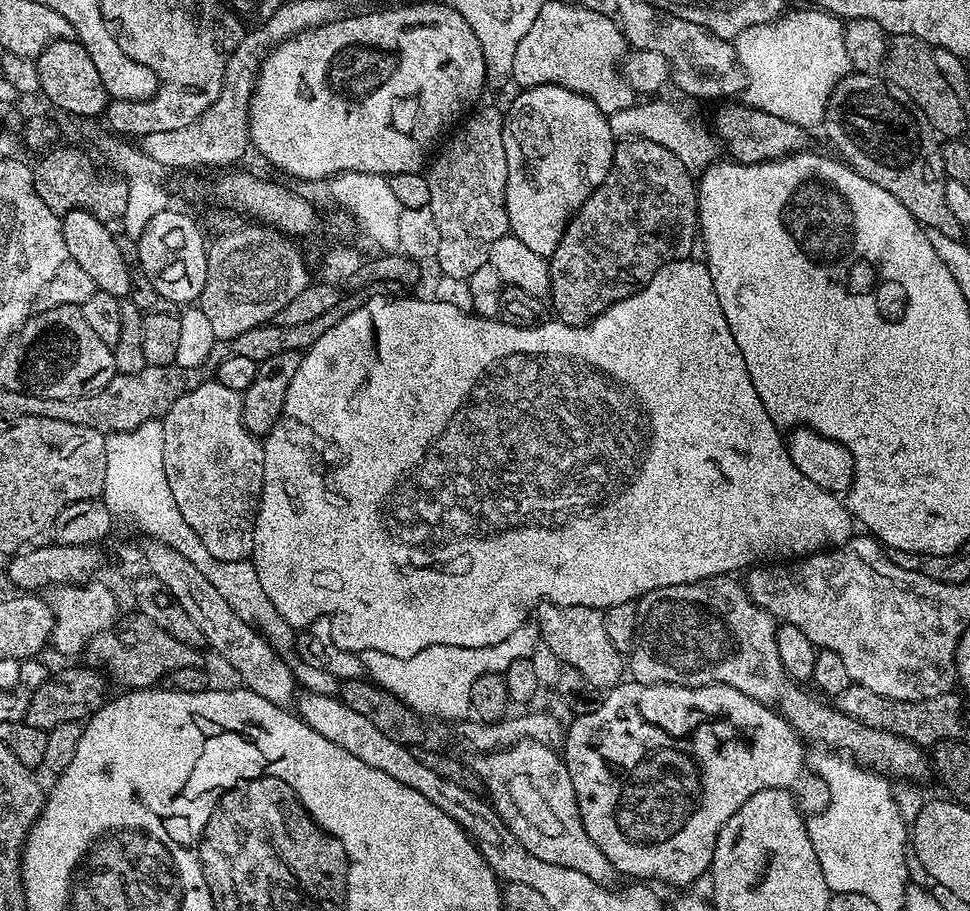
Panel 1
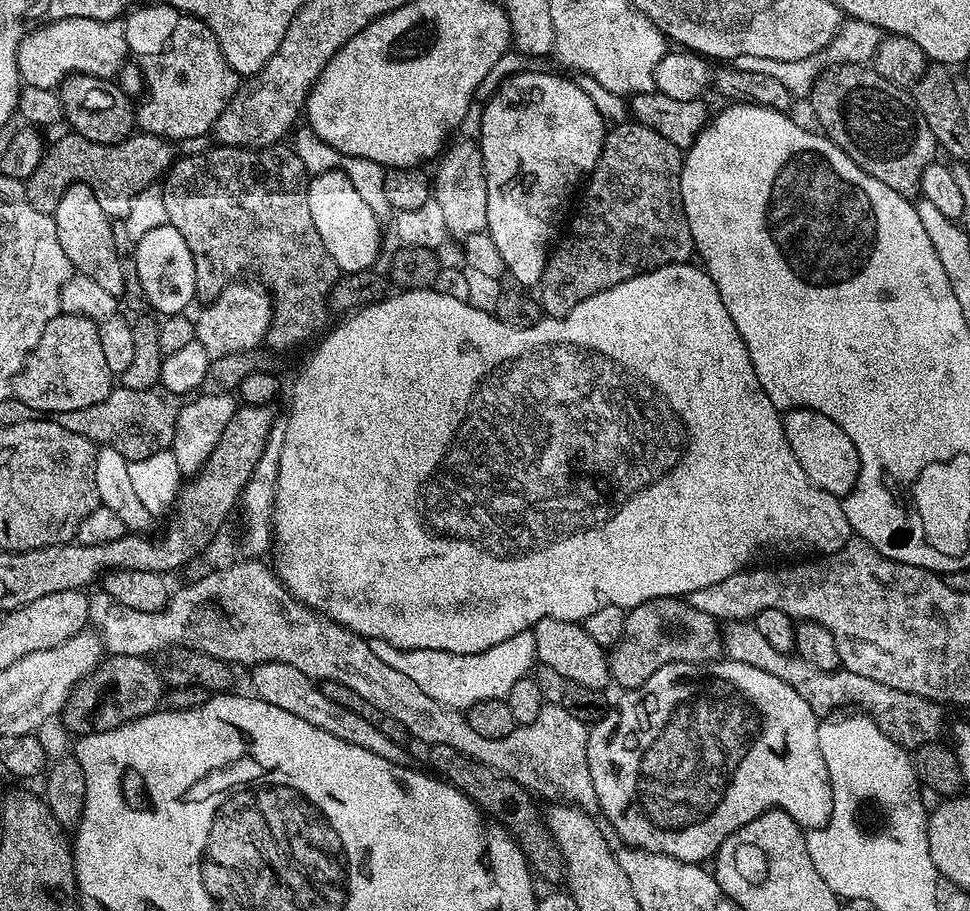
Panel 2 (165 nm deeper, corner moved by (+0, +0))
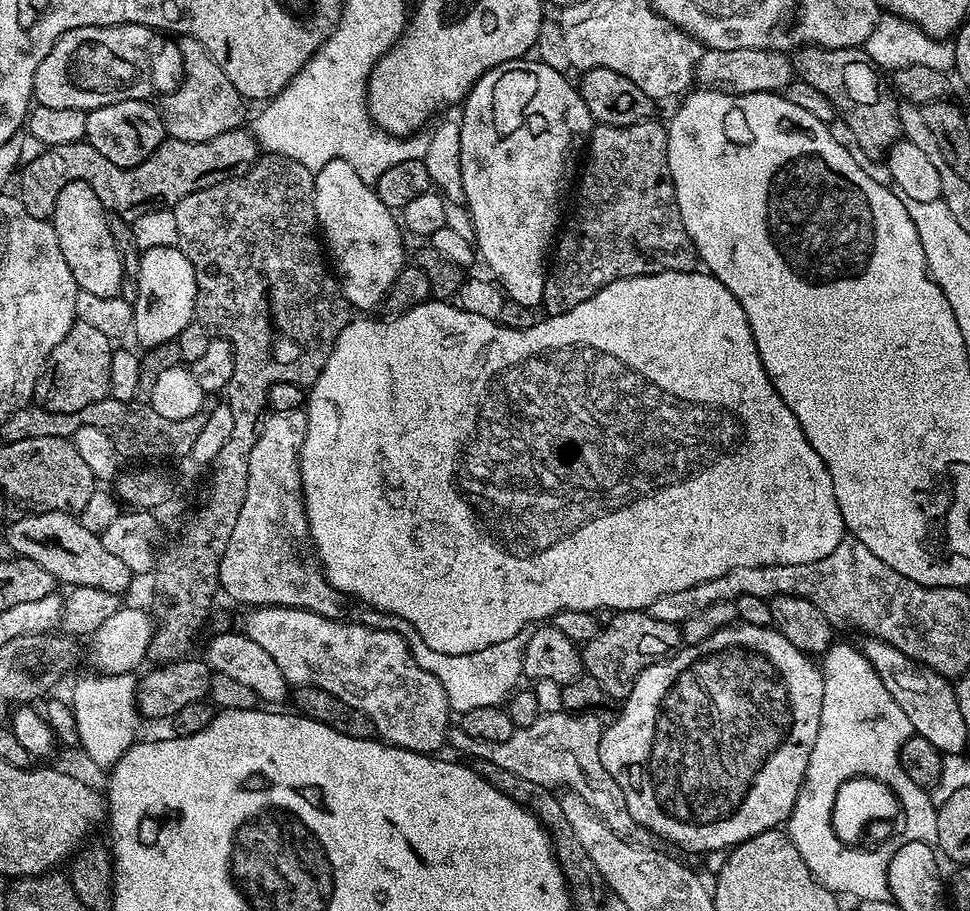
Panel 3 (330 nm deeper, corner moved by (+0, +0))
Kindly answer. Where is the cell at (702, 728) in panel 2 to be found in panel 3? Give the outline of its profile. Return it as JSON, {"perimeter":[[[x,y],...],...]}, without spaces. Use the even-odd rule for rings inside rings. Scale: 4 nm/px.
{"perimeter":[[[737,622],[731,628],[710,634],[710,638],[702,642],[681,647],[676,655],[669,656],[662,663],[650,666],[642,670],[642,674],[638,674],[630,694],[622,701],[620,717],[600,733],[602,766],[606,766],[614,782],[618,782],[626,798],[626,810],[630,810],[630,818],[634,818],[634,822],[641,824],[653,837],[661,836],[688,852],[716,852],[719,848],[731,850],[744,840],[779,829],[794,810],[810,762],[810,750],[814,750],[814,742],[818,738],[823,685],[821,665],[813,657],[798,650],[798,646],[792,645],[788,639],[782,638],[776,627],[763,628]]]}

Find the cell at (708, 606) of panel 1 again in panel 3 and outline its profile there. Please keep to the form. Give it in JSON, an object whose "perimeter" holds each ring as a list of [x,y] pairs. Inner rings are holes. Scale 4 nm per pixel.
{"perimeter":[[[646,610],[617,611],[613,616],[616,617],[609,624],[607,621],[590,642],[582,645],[582,668],[587,675],[594,678],[594,682],[598,682],[598,686],[602,686],[602,690],[606,690],[606,694],[622,702],[630,694],[632,684],[638,678],[638,674],[642,674],[642,670],[660,664],[680,651],[682,632],[677,625],[670,622],[658,622],[658,618],[654,618]]]}

